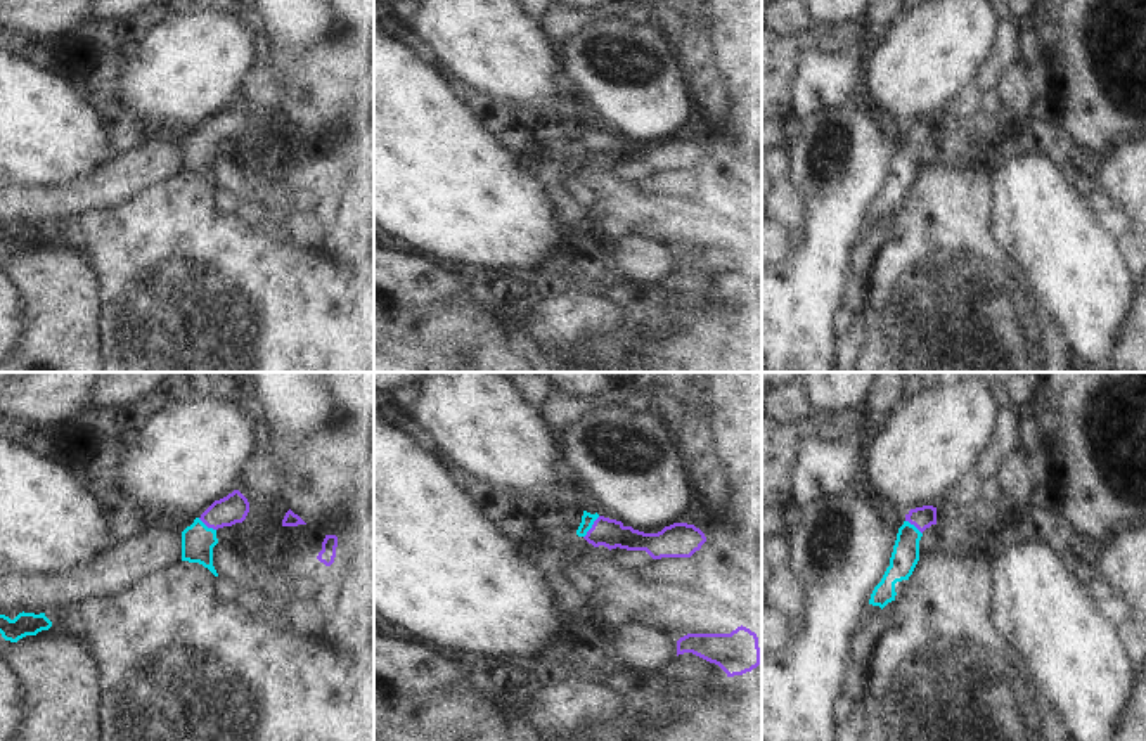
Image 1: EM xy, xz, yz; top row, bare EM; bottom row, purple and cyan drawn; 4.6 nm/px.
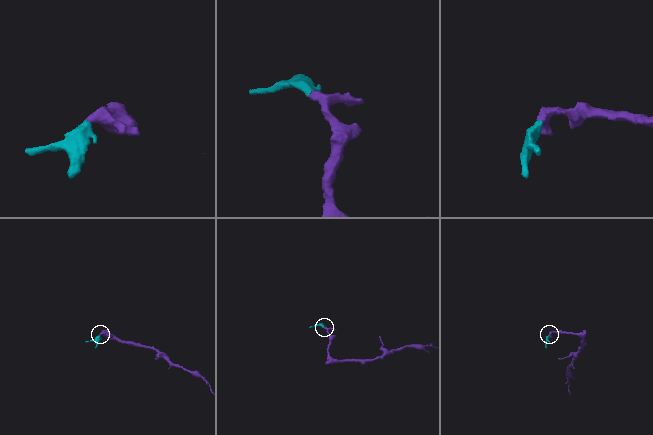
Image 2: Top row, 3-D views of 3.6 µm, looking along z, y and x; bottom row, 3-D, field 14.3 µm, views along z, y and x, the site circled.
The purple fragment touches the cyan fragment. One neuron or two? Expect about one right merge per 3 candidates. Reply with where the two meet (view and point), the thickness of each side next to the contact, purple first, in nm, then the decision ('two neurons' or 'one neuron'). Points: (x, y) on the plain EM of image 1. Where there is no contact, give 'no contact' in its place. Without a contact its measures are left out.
xz (592, 139) | 140/60 nm | one neuron

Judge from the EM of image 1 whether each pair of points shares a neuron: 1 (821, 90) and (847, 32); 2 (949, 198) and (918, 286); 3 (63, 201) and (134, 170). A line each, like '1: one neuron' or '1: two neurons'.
1: two neurons
2: one neuron
3: one neuron

